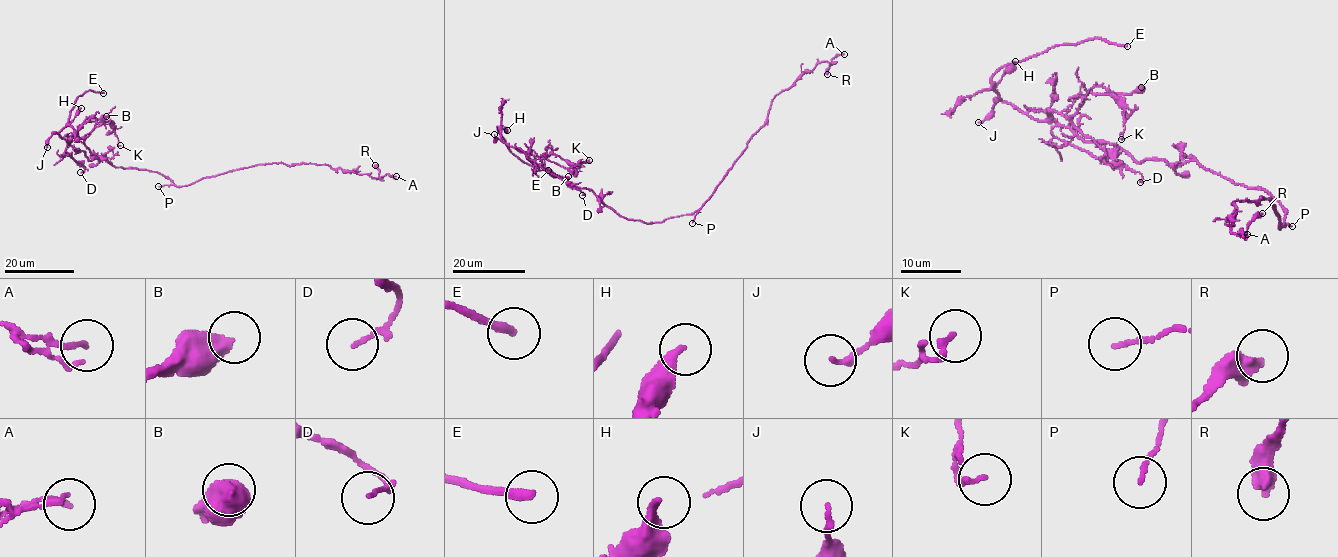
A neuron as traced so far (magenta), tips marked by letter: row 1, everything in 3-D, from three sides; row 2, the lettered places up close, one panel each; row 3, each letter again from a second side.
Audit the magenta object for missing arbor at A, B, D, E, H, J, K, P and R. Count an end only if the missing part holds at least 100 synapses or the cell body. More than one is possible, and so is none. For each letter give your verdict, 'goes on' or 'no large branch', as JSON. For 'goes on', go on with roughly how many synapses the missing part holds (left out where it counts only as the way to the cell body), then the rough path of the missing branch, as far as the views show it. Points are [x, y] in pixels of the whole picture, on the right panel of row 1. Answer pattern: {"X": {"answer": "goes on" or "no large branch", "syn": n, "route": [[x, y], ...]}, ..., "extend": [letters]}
{"A": {"answer": "no large branch"}, "B": {"answer": "no large branch"}, "D": {"answer": "no large branch"}, "E": {"answer": "goes on", "route": [[1127, 46], [1149, 61], [1153, 69], [1158, 67]]}, "H": {"answer": "no large branch"}, "J": {"answer": "no large branch"}, "K": {"answer": "no large branch"}, "P": {"answer": "no large branch"}, "R": {"answer": "no large branch"}, "extend": ["E"]}

